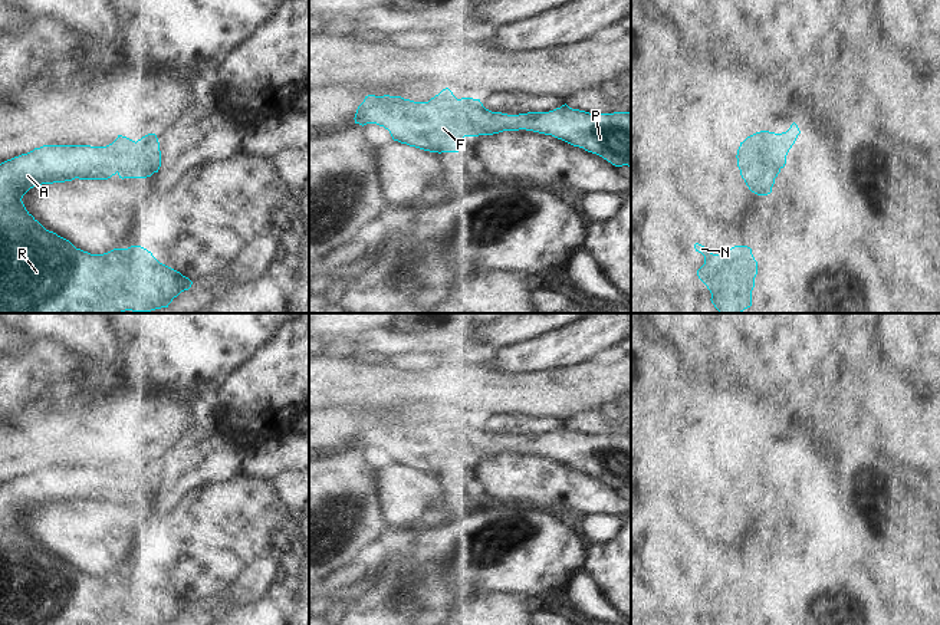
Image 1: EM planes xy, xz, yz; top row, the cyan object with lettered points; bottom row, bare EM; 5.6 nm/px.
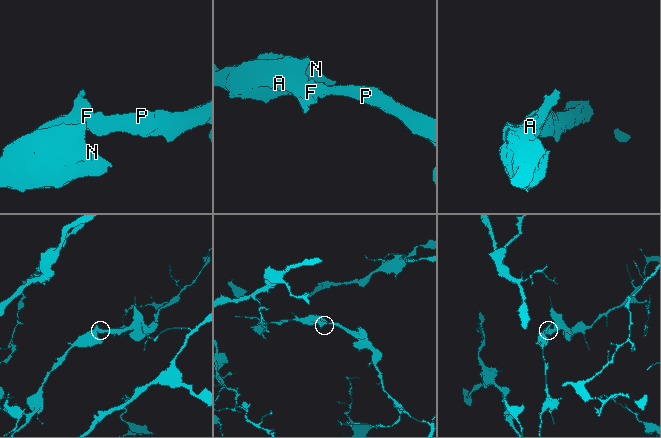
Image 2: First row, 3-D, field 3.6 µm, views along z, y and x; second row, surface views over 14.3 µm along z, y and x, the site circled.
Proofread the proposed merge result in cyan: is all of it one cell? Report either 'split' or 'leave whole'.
leave whole

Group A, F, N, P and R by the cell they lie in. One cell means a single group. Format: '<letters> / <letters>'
A F N P R

